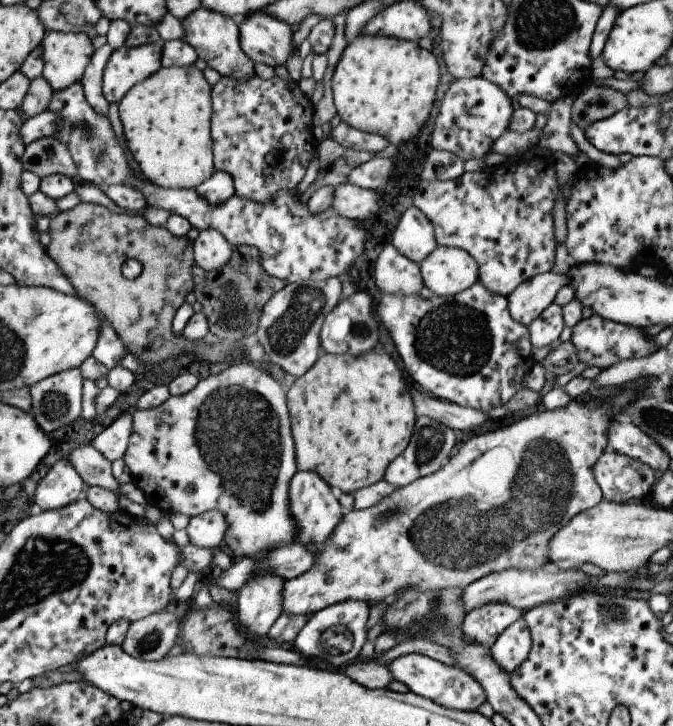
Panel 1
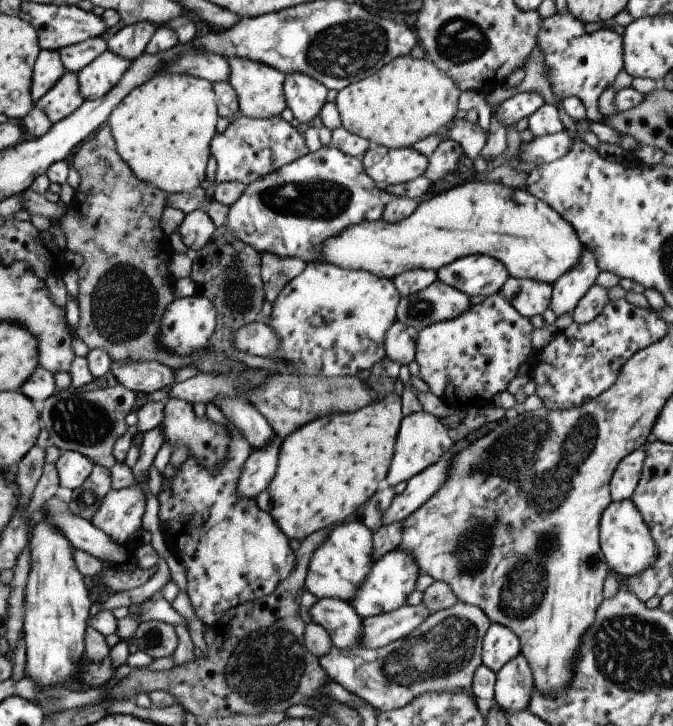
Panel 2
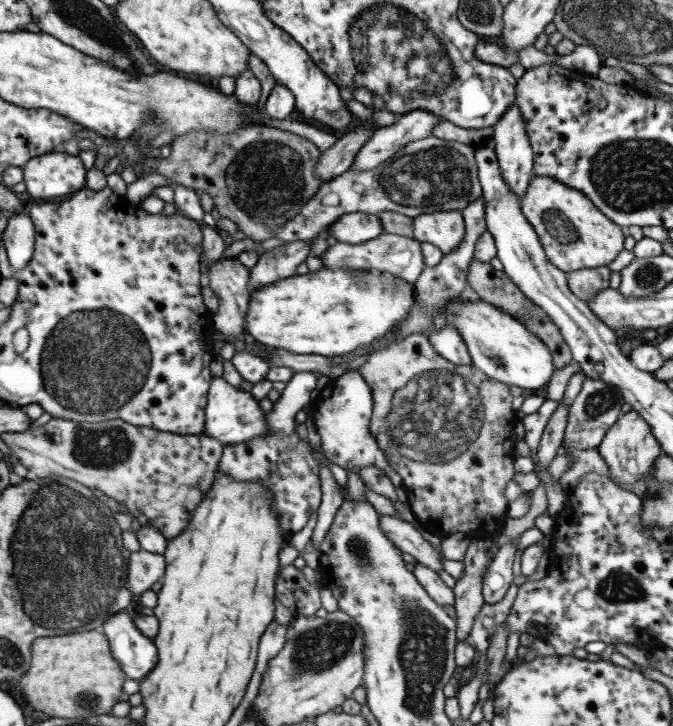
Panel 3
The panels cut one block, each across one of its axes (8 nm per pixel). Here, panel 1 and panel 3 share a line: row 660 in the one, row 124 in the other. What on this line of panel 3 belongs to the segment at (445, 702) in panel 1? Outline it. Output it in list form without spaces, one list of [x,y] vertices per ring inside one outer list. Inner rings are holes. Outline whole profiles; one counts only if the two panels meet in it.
[[[419,109],[395,116],[389,126],[373,131],[367,143],[355,154],[350,167],[354,171],[377,169],[407,143],[431,137],[432,126],[442,120],[444,118],[437,113]]]

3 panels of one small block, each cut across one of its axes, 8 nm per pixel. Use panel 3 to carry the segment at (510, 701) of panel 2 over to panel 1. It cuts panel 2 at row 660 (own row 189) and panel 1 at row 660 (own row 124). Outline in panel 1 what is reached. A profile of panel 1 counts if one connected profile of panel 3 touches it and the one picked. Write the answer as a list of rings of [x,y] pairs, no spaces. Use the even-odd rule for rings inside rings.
[[[523,619],[512,622],[488,648],[491,658],[507,674],[527,658],[530,651],[530,632]]]

